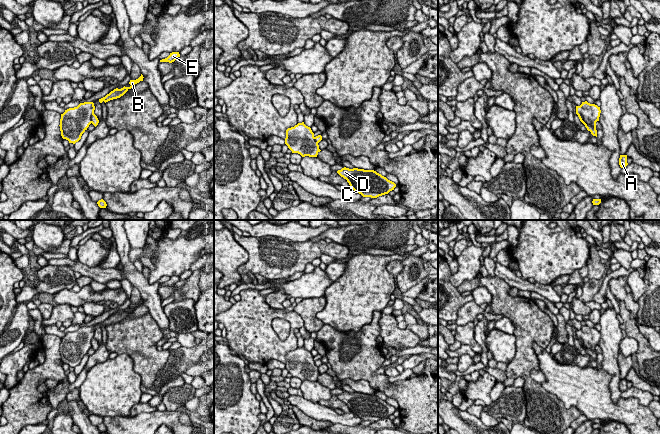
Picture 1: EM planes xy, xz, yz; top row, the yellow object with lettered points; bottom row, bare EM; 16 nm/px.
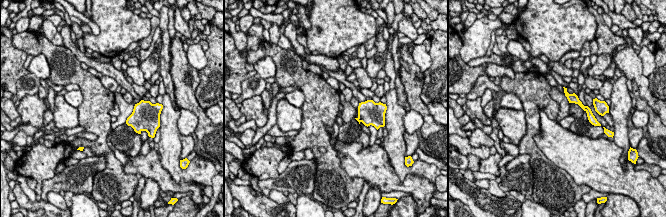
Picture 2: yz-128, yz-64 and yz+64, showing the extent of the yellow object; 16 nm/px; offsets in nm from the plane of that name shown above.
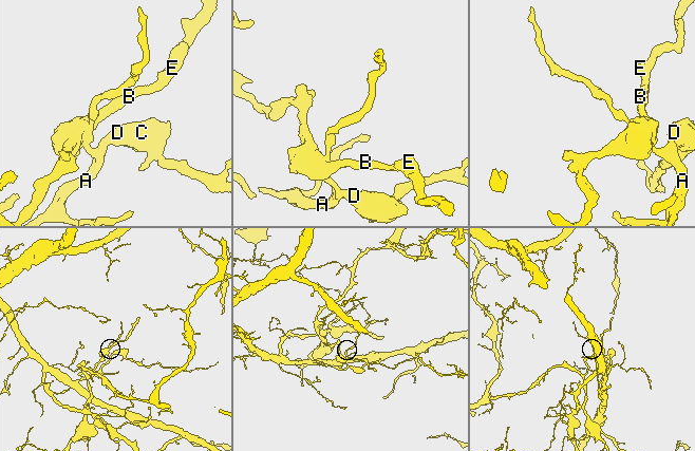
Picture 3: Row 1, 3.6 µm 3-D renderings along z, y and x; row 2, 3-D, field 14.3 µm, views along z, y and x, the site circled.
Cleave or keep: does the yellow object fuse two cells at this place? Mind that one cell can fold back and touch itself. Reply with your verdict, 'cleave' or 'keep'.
cleave

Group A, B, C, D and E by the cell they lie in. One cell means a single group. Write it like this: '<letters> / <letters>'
A C D / B E

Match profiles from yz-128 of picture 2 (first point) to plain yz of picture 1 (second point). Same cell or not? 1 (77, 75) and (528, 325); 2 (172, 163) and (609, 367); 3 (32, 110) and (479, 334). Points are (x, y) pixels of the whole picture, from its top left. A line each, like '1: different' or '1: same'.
1: same
2: same
3: different

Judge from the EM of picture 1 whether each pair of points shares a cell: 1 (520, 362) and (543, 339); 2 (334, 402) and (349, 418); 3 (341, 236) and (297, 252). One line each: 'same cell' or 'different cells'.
1: same cell
2: different cells
3: different cells

